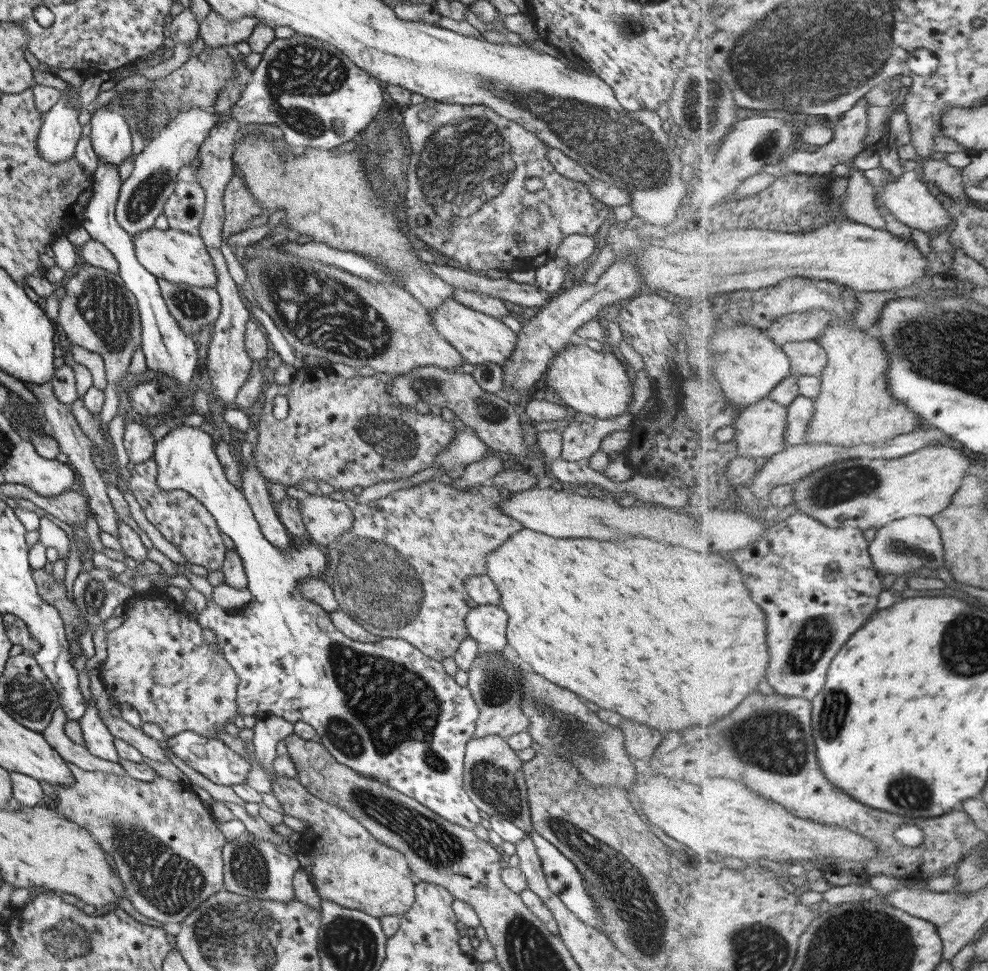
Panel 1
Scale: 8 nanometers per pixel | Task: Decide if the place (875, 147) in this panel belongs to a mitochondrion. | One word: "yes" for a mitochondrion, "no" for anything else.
no

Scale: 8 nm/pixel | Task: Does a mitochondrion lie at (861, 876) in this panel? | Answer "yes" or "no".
no

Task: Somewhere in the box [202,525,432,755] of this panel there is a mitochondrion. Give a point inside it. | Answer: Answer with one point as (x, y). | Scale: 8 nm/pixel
(376, 580)

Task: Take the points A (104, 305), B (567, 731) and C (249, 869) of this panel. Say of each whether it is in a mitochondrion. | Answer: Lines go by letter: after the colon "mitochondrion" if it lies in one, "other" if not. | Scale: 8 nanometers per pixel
A: mitochondrion
B: mitochondrion
C: mitochondrion

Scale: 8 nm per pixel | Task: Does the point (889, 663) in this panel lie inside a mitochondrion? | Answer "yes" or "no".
no

